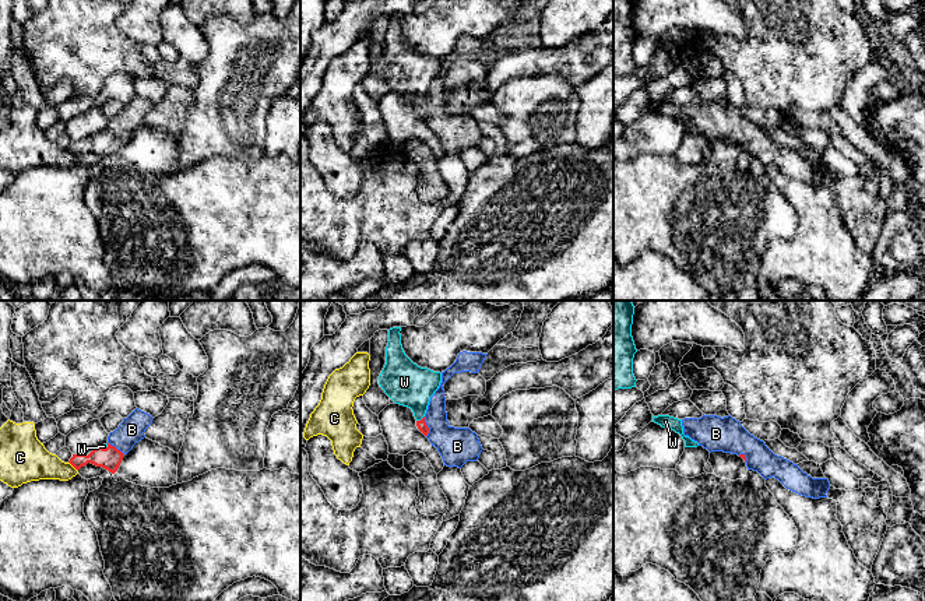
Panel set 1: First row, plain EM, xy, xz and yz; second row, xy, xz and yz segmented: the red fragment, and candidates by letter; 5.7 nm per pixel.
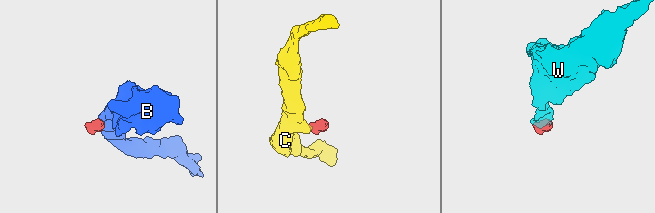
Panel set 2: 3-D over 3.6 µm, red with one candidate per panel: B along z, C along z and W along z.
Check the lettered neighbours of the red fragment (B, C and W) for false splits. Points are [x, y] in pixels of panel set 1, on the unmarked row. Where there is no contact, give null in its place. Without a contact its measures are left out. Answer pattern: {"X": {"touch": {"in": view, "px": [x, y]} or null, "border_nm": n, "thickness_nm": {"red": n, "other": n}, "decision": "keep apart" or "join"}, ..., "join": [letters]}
{"B": {"touch": {"in": "xz", "px": [426, 113]}, "border_nm": 120, "thickness_nm": {"red": 60, "other": 200}, "decision": "keep apart"}, "C": {"touch": {"in": "xy", "px": [71, 151]}, "border_nm": 70, "thickness_nm": {"red": 130, "other": 240}, "decision": "keep apart"}, "W": {"touch": {"in": "xz", "px": [421, 106]}, "border_nm": 60, "thickness_nm": {"red": 60, "other": 240}, "decision": "join"}, "join": ["W"]}

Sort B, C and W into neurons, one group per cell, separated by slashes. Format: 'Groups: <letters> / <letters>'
Groups: B / C / W

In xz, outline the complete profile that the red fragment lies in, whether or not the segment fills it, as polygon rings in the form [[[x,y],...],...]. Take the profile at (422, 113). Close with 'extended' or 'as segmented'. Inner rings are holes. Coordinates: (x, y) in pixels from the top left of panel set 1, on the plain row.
[[[401,14],[388,17],[386,52],[379,63],[379,71],[395,89],[412,96],[418,116],[428,123],[425,101],[430,84],[442,70],[442,60],[414,50],[401,32]]]; extended

